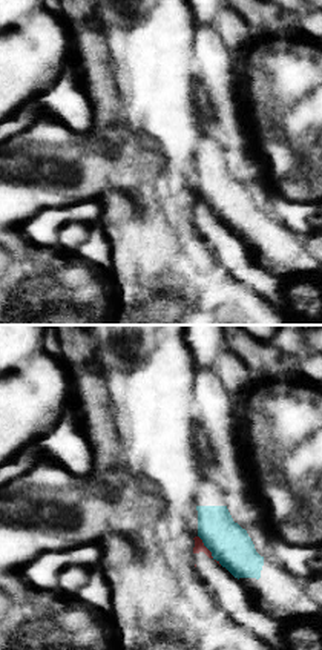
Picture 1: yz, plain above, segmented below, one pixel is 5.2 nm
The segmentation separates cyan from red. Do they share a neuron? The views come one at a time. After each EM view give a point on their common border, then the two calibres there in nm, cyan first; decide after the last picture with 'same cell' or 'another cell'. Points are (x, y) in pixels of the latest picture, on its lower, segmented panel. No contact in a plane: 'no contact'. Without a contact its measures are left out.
contact (209, 549); calibres 220 and 50 nm

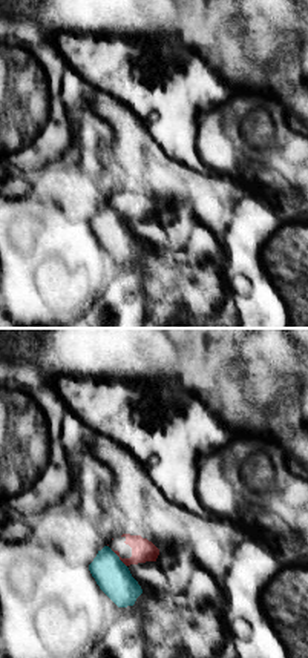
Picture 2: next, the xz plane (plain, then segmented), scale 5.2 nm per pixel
contact (118, 559); calibres 180 and 120 nm

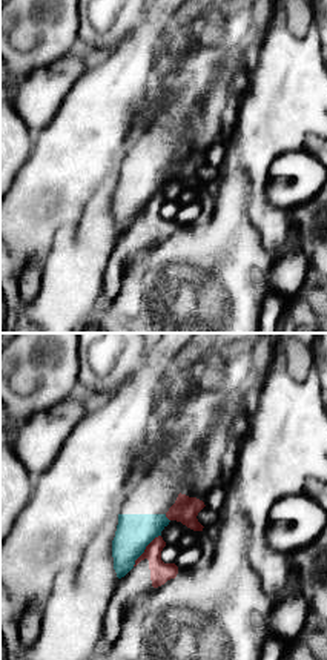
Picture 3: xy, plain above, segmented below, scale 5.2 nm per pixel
contact (145, 548); calibres 190 and 110 nm

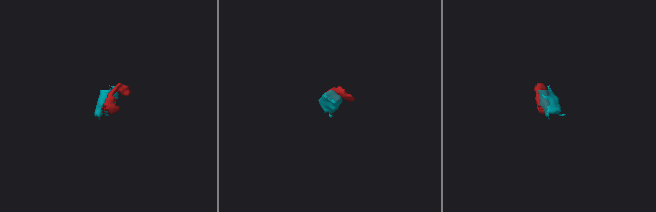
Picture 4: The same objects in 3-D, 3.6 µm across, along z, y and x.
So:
another cell

